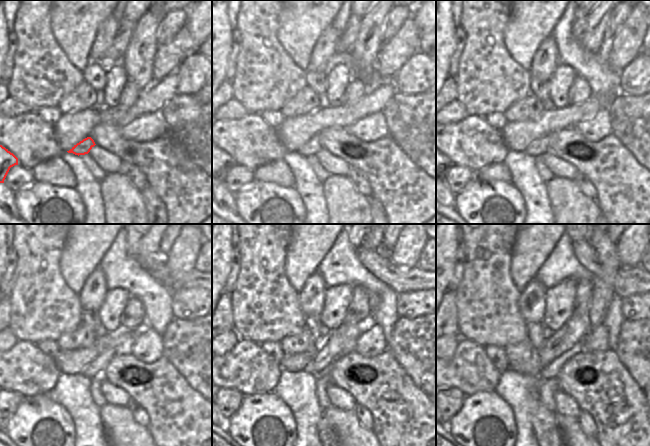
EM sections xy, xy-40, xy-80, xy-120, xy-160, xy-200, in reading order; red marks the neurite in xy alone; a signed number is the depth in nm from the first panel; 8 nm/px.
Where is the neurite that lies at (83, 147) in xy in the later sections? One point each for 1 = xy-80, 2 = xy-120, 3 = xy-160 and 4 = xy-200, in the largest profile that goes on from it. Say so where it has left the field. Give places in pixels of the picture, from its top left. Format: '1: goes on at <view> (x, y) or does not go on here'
1: goes on at xy-80 (540, 146)
2: goes on at xy-120 (95, 368)
3: goes on at xy-160 (344, 337)
4: goes on at xy-200 (576, 328)

